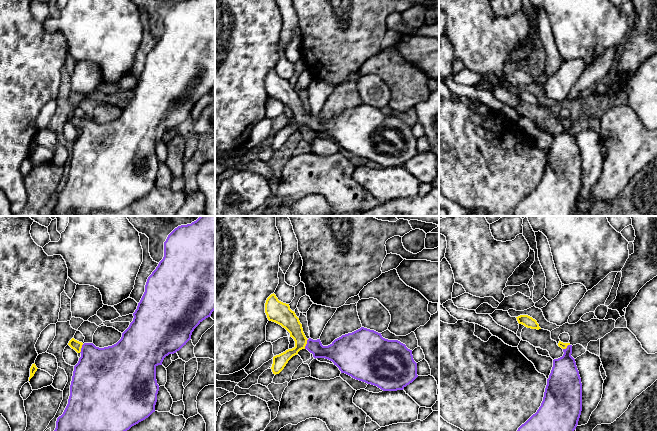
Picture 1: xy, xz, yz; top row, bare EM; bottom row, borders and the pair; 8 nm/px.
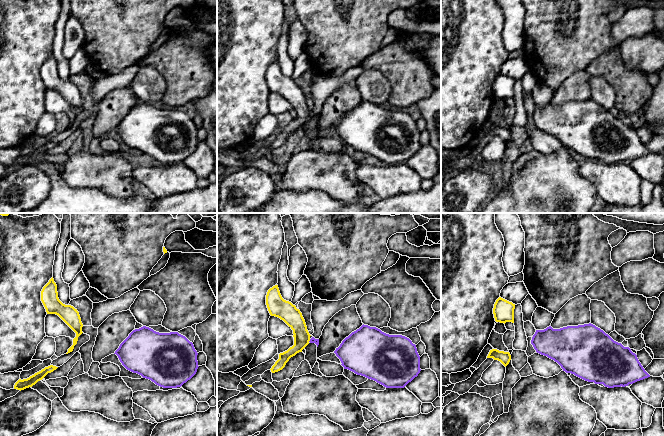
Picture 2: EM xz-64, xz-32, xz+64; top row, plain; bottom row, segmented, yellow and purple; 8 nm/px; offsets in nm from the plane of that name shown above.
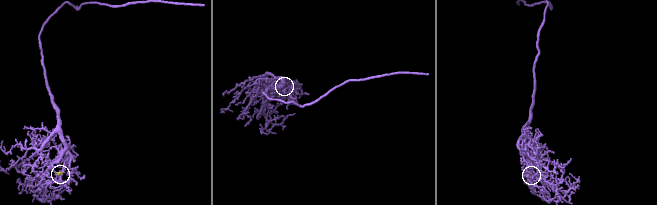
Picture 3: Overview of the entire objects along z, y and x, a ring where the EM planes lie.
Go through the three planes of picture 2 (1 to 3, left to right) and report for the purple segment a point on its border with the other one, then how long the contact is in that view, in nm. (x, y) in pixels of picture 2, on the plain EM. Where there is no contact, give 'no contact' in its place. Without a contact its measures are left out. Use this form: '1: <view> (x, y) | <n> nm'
1: no contact
2: xz-32 (309, 116) | 30 nm
3: no contact

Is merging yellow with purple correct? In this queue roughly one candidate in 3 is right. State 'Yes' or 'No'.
Yes

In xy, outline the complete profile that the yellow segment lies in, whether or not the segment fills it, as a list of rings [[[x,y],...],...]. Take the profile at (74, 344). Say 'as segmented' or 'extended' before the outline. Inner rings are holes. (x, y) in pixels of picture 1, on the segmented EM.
extended; [[[200,216],[191,224],[181,225],[175,228],[164,242],[164,257],[159,262],[156,269],[148,277],[145,292],[138,303],[137,309],[133,313],[133,321],[129,327],[122,333],[121,339],[114,345],[99,348],[93,343],[82,343],[72,338],[68,345],[77,353],[81,354],[78,363],[74,366],[72,381],[70,385],[70,396],[68,404],[61,416],[57,418],[54,431],[127,431],[132,426],[148,418],[155,412],[157,394],[159,385],[156,380],[156,367],[162,365],[162,362],[169,354],[179,351],[191,339],[194,329],[206,318],[210,317],[215,310],[215,216]]]

